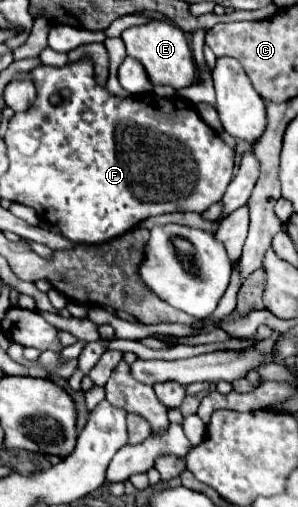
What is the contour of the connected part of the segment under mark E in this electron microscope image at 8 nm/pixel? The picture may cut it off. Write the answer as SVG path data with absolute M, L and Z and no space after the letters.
M151 21L143 27L131 27L123 31L121 39L125 41L127 55L143 63L143 69L151 85L169 85L173 89L189 87L195 81L195 63L185 39L185 33L169 21Z

